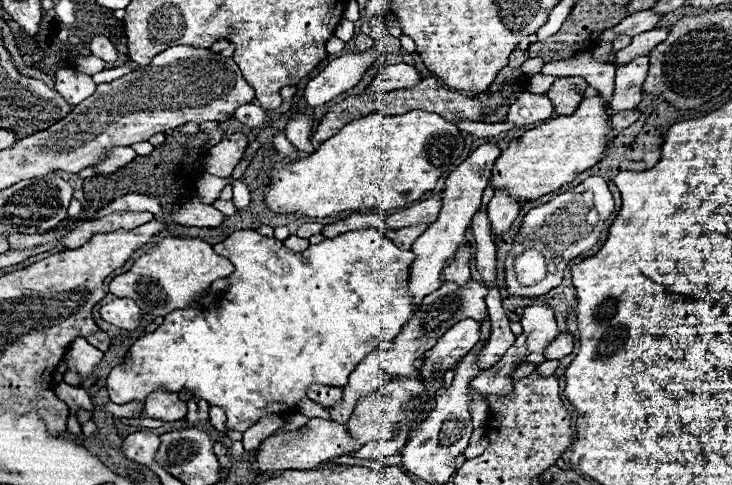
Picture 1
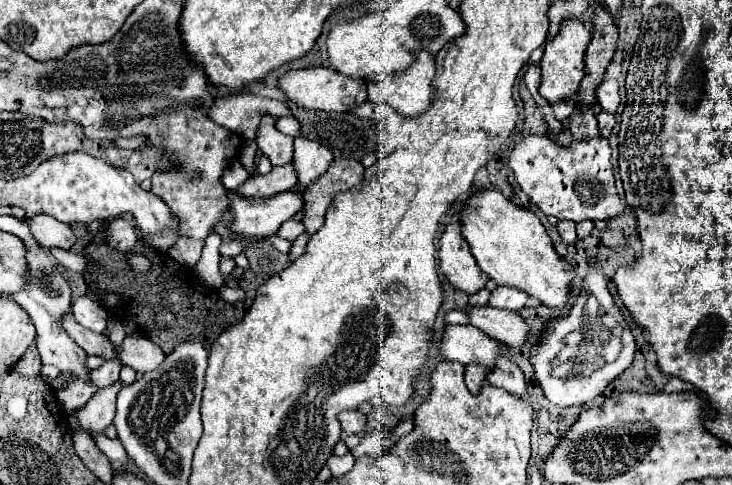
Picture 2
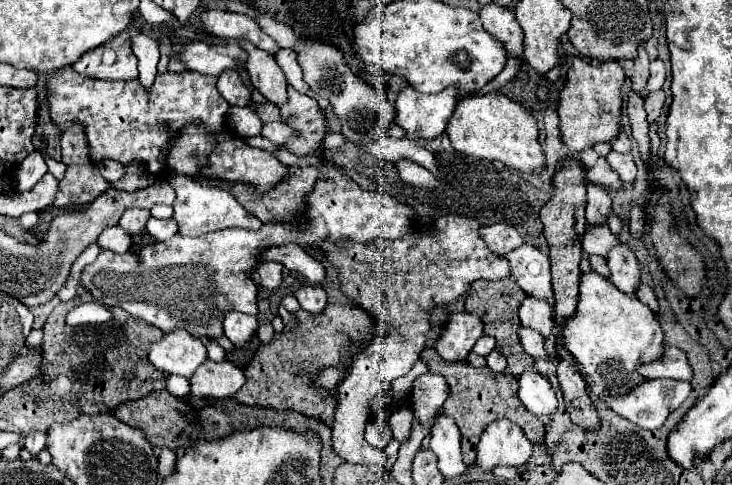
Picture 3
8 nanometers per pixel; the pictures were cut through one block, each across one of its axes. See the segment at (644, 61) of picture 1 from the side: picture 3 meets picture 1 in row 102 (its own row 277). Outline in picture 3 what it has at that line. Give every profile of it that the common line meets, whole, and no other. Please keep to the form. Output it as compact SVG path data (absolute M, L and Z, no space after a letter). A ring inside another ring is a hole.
M618 244L614 246L608 256L606 256L606 264L610 268L610 276L614 286L618 286L620 290L634 294L636 286L640 284L640 268L638 268L638 260L634 256L634 252L626 246L626 244Z

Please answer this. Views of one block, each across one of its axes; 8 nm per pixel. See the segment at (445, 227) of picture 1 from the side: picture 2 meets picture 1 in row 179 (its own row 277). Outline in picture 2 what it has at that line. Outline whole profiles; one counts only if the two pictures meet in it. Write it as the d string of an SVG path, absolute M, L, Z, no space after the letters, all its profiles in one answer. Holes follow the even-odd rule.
M460 212L452 214L452 222L446 226L440 238L440 270L448 278L448 282L466 294L476 294L490 280L470 254L470 246L462 236L462 218Z

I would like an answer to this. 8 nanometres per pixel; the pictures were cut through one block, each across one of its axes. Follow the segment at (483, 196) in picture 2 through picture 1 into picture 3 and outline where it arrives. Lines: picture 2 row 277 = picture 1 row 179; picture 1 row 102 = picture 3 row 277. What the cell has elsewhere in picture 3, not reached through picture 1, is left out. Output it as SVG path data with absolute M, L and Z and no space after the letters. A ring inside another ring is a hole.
M582 272L576 312L562 326L564 348L576 358L586 378L596 386L608 386L608 392L624 394L644 378L636 372L638 364L654 362L664 350L664 332L654 312L636 296L618 290L598 272Z

